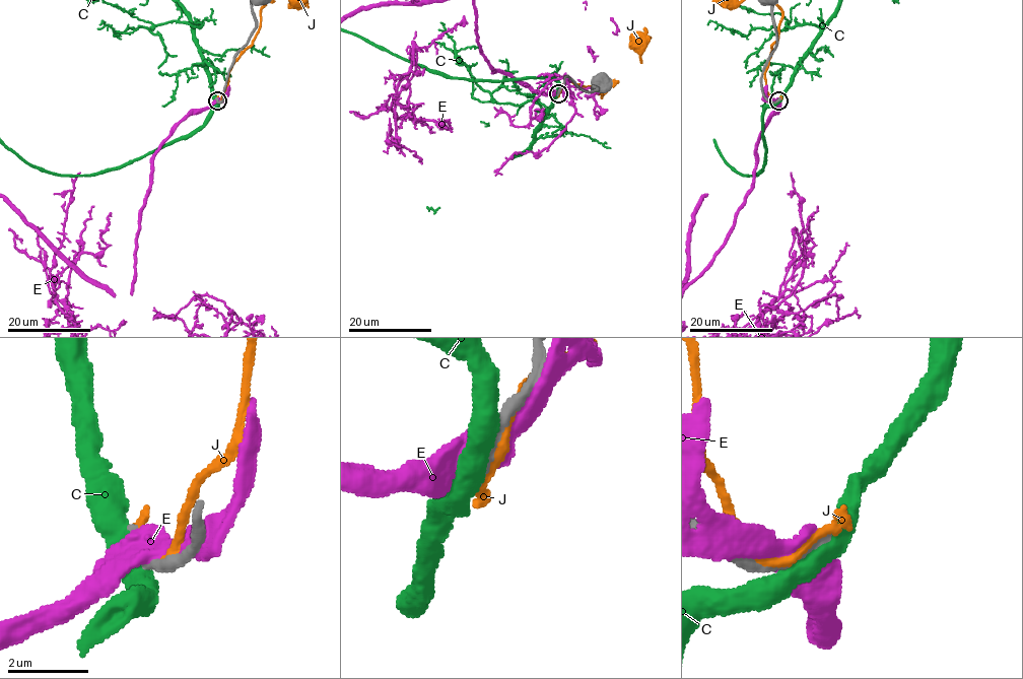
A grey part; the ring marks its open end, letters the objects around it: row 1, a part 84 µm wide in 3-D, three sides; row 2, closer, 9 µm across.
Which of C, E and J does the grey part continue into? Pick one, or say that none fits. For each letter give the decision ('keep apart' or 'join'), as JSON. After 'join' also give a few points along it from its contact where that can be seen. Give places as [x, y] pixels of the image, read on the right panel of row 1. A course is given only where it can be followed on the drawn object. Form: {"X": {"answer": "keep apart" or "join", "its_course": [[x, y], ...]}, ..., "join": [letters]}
{"C": {"answer": "join"}, "E": {"answer": "keep apart"}, "J": {"answer": "keep apart"}, "join": ["C"]}

